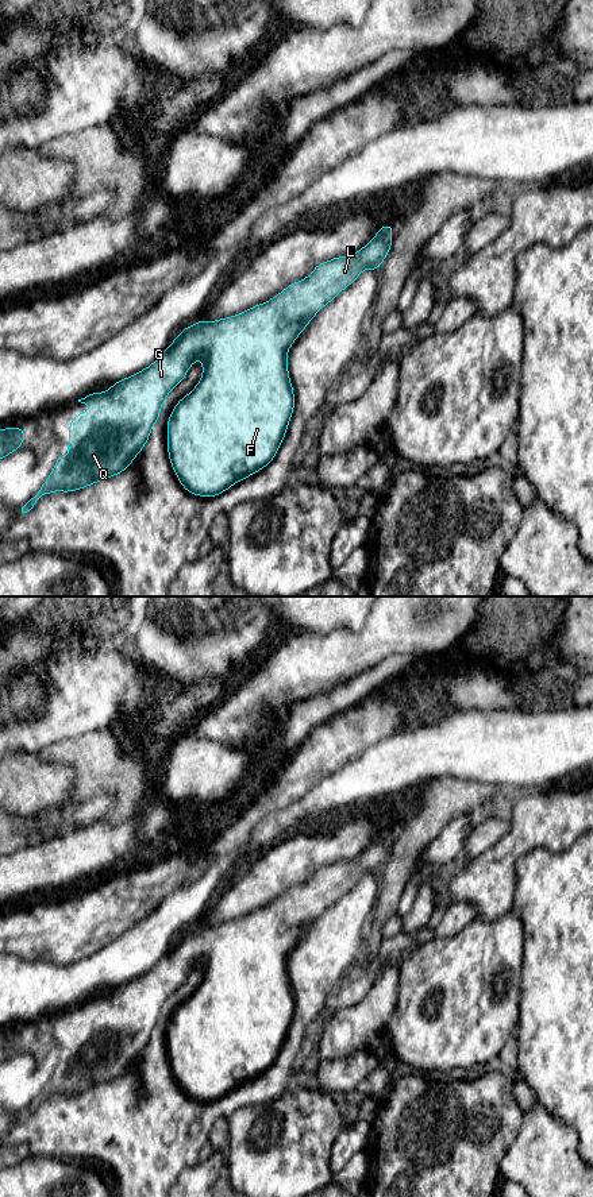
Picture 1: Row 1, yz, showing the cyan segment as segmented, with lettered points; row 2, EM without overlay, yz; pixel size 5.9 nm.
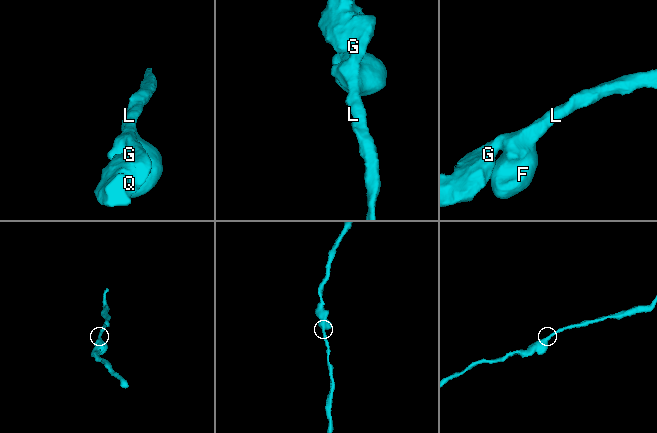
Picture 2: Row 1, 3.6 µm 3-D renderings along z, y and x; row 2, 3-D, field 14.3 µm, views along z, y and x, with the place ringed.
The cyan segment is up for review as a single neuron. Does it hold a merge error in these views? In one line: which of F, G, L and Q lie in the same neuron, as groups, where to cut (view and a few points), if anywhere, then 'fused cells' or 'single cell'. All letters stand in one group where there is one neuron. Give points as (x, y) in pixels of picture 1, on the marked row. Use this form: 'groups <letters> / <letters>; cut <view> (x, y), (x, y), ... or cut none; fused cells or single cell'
groups F G L Q; cut none; single cell

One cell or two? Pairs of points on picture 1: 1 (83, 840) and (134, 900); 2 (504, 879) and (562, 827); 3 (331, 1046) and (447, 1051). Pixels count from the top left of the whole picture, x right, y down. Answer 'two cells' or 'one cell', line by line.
1: two cells
2: one cell
3: two cells

